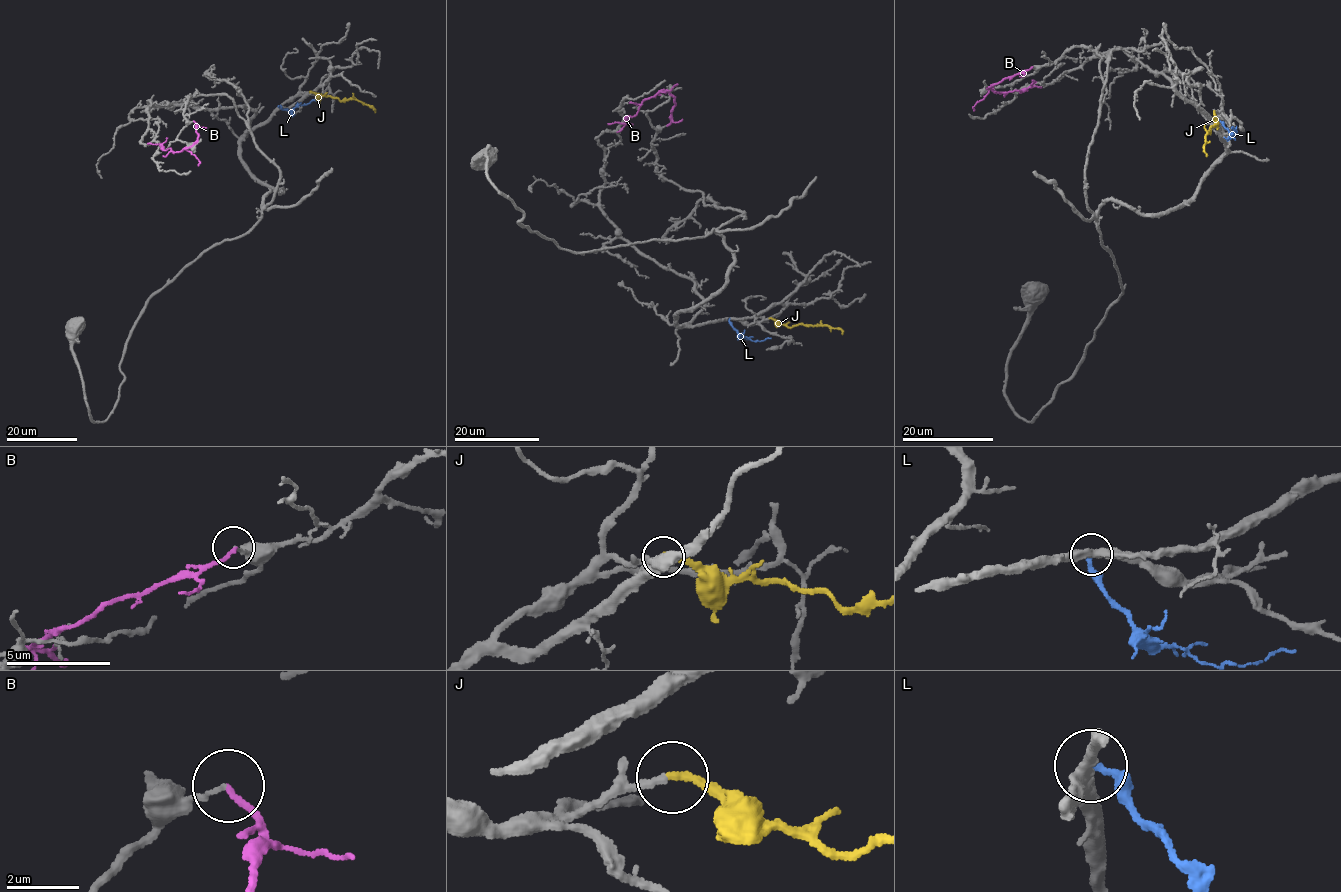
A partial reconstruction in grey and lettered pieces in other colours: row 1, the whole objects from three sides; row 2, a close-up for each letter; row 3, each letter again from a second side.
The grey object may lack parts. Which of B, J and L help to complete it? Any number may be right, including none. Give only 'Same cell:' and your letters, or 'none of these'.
Same cell: J

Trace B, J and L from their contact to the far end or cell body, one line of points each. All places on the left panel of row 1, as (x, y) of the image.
B: (194, 120), (197, 141), (188, 148), (173, 152), (171, 149), (164, 150), (160, 144), (148, 144)
J: (310, 92), (341, 101), (356, 98), (370, 105), (375, 112)
L: (278, 106), (292, 110), (315, 100)

